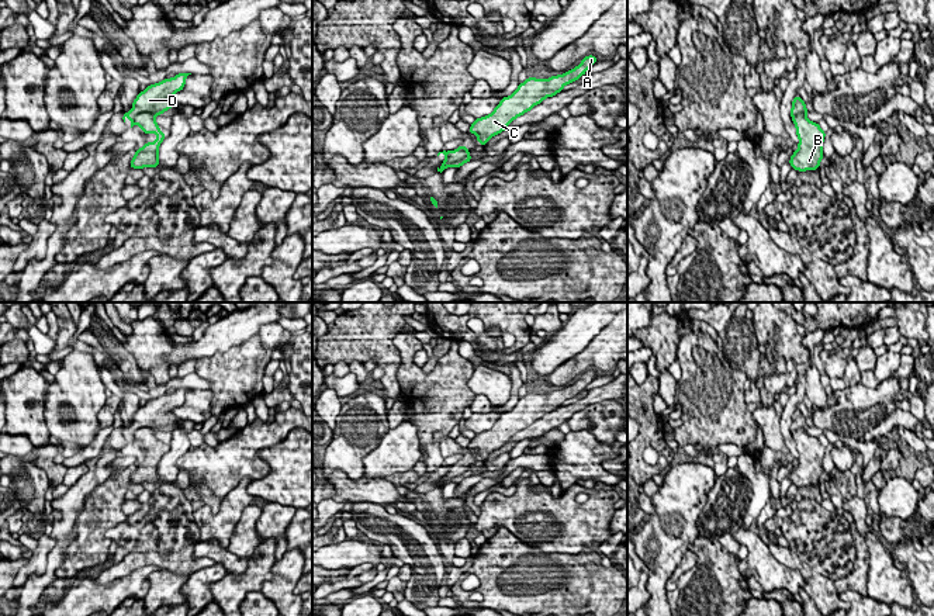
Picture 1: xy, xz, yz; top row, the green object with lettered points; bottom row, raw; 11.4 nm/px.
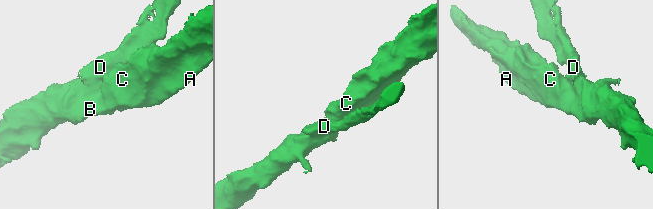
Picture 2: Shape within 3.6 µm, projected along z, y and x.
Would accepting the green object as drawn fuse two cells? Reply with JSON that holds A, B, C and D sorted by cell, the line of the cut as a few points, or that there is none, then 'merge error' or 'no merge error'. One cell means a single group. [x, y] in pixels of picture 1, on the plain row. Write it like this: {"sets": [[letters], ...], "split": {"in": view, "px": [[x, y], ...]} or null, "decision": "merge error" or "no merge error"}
{"sets": [["A", "B", "C"], ["D"]], "split": {"in": "xy", "px": [[155, 431], [139, 428], [132, 436]]}, "decision": "merge error"}

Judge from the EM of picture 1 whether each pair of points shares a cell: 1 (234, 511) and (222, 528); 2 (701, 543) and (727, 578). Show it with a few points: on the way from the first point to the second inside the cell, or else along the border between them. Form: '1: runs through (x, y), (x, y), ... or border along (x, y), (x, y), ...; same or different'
1: runs through (229, 515), (222, 523); same
2: runs through (709, 552), (719, 570); same

